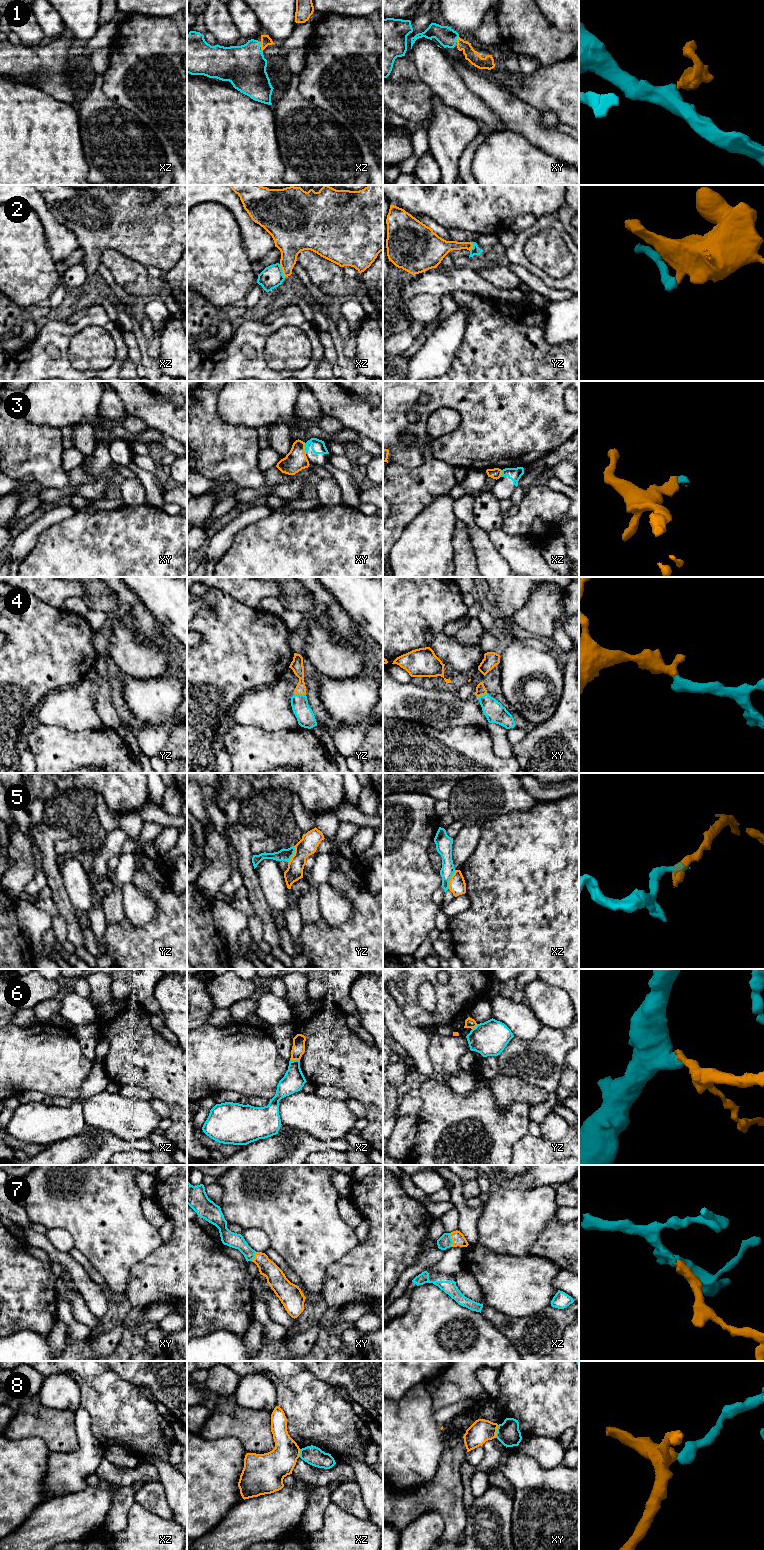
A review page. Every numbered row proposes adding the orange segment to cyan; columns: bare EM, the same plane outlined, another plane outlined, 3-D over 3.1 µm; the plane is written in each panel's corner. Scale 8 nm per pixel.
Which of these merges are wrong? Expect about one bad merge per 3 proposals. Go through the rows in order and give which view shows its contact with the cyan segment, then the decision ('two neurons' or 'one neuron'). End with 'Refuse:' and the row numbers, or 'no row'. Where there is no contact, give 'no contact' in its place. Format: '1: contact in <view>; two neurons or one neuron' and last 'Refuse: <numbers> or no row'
1: contact in xy; one neuron
2: contact in xz; two neurons
3: contact in xy; two neurons
4: contact in yz; one neuron
5: contact in xz; two neurons
6: contact in xz; two neurons
7: contact in xz; one neuron
8: contact in xy; two neurons
Refuse: 2, 3, 5, 6, 8

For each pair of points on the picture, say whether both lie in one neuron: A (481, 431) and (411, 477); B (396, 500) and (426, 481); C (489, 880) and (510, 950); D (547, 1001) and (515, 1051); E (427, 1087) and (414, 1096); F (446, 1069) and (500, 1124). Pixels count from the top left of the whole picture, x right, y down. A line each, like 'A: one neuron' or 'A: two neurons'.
A: two neurons
B: one neuron
C: one neuron
D: two neurons
E: two neurons
F: two neurons

